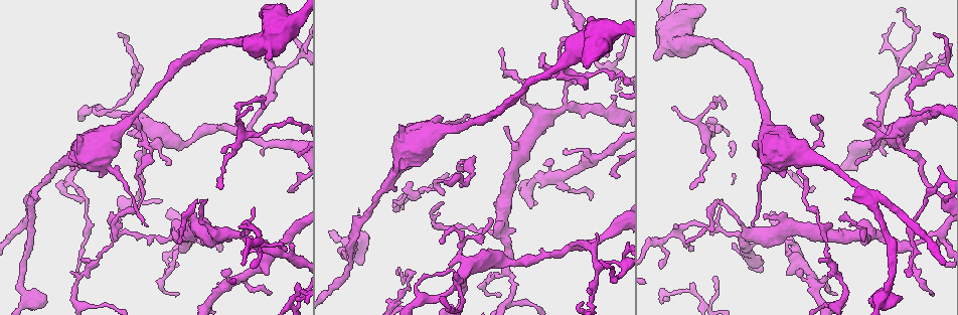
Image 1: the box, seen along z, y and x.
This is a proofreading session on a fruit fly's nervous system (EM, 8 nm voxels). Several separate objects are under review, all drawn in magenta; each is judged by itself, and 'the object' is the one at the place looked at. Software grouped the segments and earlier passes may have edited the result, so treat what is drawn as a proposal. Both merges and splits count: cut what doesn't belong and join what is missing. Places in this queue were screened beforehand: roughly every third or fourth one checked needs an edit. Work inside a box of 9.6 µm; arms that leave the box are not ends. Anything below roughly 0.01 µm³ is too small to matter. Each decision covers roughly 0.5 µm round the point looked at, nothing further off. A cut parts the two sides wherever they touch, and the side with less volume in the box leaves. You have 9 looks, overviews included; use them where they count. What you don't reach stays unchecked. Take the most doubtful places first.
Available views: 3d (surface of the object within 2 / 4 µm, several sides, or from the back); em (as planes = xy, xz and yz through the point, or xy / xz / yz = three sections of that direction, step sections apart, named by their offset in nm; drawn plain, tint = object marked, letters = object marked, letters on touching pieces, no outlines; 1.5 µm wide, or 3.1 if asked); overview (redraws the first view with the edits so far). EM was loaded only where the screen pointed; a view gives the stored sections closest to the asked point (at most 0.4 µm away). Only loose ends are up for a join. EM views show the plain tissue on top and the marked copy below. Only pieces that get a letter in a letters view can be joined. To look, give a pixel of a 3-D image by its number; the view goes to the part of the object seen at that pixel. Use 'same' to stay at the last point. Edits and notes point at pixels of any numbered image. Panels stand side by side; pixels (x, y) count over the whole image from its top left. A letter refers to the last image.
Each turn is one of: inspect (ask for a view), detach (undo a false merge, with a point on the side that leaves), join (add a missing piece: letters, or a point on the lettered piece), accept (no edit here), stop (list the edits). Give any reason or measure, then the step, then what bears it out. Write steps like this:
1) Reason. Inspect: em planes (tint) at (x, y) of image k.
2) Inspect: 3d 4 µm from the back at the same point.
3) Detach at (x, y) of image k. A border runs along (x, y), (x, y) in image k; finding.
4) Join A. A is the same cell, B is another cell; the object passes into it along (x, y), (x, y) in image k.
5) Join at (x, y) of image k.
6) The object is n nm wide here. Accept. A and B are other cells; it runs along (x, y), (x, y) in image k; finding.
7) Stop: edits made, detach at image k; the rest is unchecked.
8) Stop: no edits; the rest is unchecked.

Inspect: 3d 4 µm at (358, 220) of image 1.

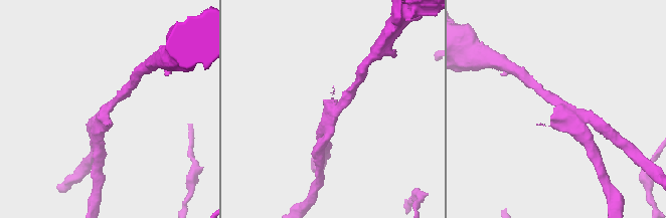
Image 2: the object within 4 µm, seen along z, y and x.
Now the EM. Inspect: em 3.1 µm planes (tint) at (107, 105) of image 2.

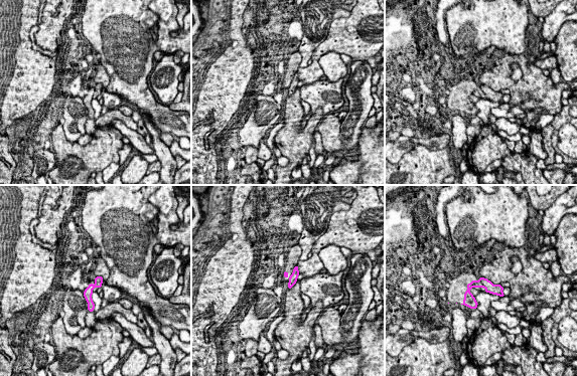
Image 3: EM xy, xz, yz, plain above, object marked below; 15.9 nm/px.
See the neighbours. Inspect: em 3.1 µm planes (letters) at the same point.

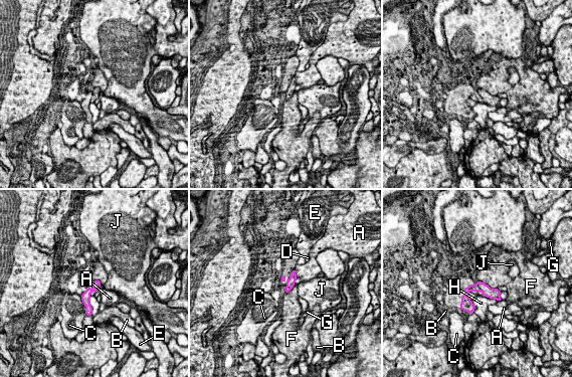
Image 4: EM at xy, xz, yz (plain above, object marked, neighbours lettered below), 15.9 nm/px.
The longest contact is with F, 360 nm. Detach at (466, 302) of image 4. A, B, C, D, E, F, G, H and J are other cells; a second cell is stuck on.

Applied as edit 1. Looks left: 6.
Redraw. Inspect: overview.

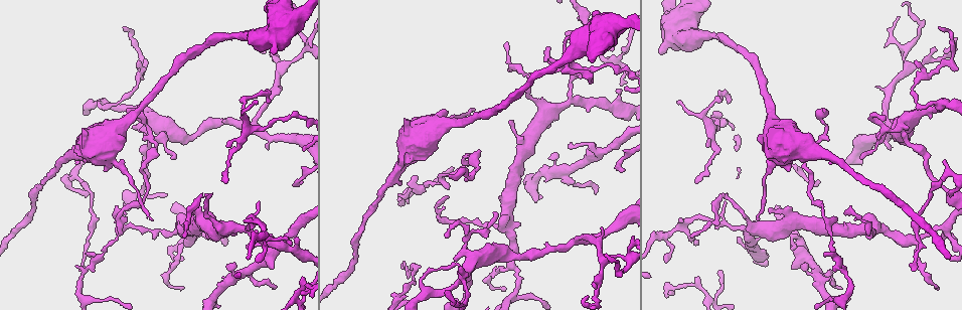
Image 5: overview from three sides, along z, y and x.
Thin end. Inspect: 3d 4 µm at (184, 235) of image 5.

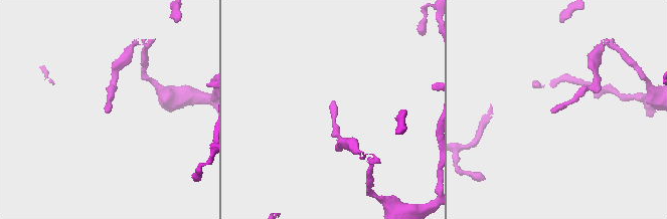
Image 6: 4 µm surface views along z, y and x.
Inspect: em xy step 4 (tint) at (553, 111) of image 6.

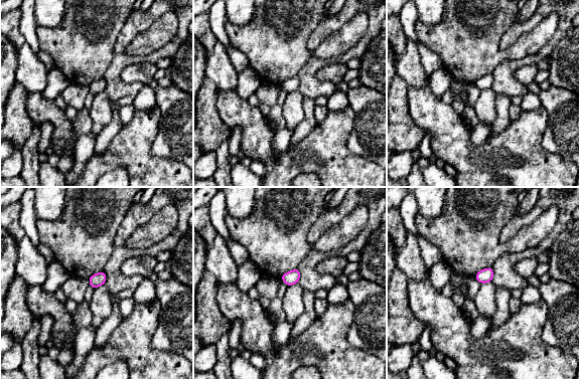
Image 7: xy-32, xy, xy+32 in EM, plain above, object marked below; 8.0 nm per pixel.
Inspect: em planes (letters) at the same point.

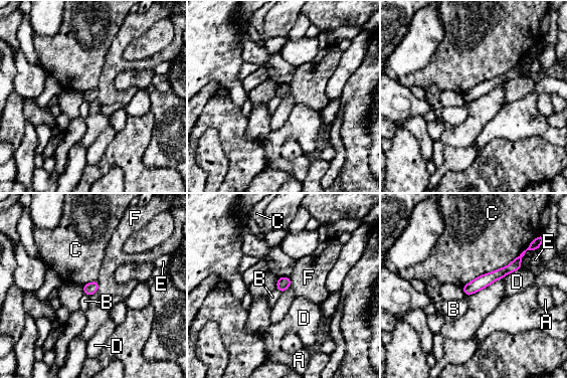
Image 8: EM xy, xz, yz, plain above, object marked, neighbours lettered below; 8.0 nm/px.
The object is 100 nm wide here. Accept. A, B, C, D, E and F are other cells; it runs along (518, 260), (508, 269), (466, 291) in image 8; none of them fits.

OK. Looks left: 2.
Inspect: em xz step 8 (letters) at (145, 160) of image 5.

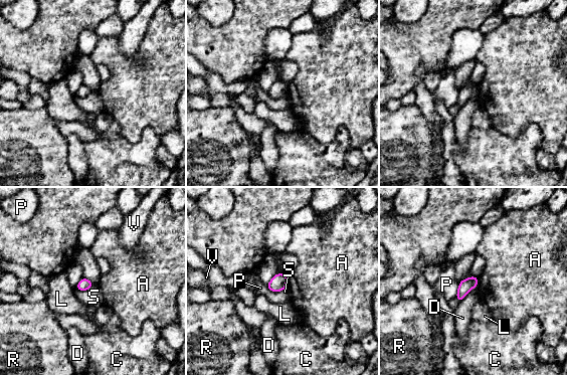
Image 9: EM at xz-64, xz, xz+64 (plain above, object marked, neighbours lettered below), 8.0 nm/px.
Inspect: em planes (letters) at the same point.

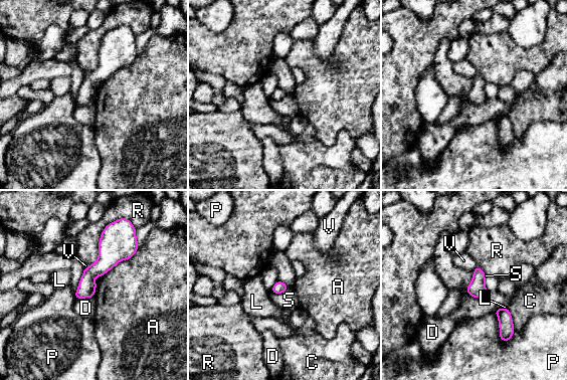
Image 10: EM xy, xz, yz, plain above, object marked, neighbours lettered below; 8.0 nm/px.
Accept. A, C, D, L, P, R, S and V are other cells; a border runs along (128, 218), (106, 226), (88, 265) in image 10; one cell here.

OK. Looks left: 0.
Stop: edits made, detach at image 4; the rest is unchecked.

